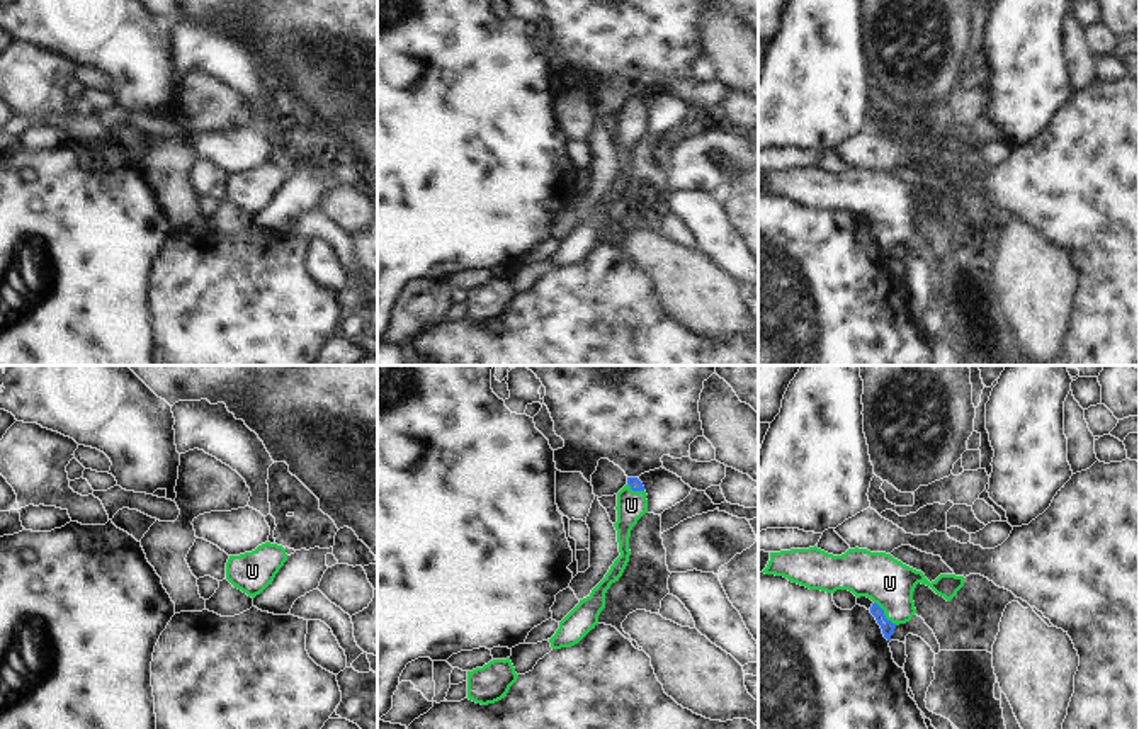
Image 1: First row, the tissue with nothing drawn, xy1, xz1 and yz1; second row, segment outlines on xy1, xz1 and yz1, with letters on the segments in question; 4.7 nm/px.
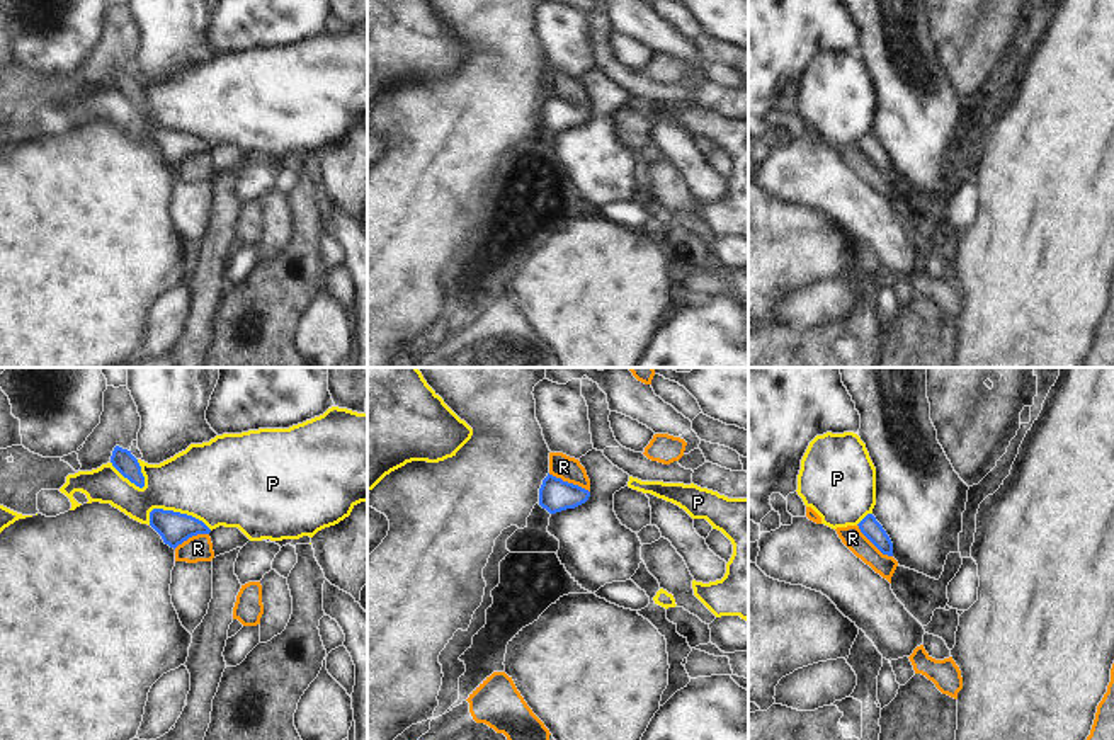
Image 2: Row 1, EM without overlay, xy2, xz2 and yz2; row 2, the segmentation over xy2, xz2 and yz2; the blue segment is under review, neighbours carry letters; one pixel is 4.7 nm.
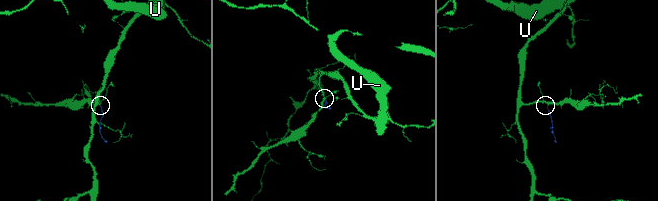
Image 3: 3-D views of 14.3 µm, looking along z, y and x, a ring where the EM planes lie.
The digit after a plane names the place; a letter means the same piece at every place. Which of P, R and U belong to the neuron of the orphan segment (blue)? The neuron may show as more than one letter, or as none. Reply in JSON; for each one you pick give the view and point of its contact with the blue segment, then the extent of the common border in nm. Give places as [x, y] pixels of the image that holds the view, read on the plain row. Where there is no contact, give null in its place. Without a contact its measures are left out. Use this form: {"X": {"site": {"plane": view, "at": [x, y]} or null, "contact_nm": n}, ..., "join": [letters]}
{"U": {"site": {"plane": "yz1", "at": [884, 235]}, "contact_nm": 160}, "join": ["U"]}

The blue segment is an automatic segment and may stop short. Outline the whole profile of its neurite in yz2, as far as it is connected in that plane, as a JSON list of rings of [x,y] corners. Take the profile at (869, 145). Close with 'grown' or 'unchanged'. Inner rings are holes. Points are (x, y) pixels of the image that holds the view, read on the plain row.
[[[867,133],[859,143],[861,151],[883,172],[893,175],[893,162],[883,145],[872,133]]]; unchanged

